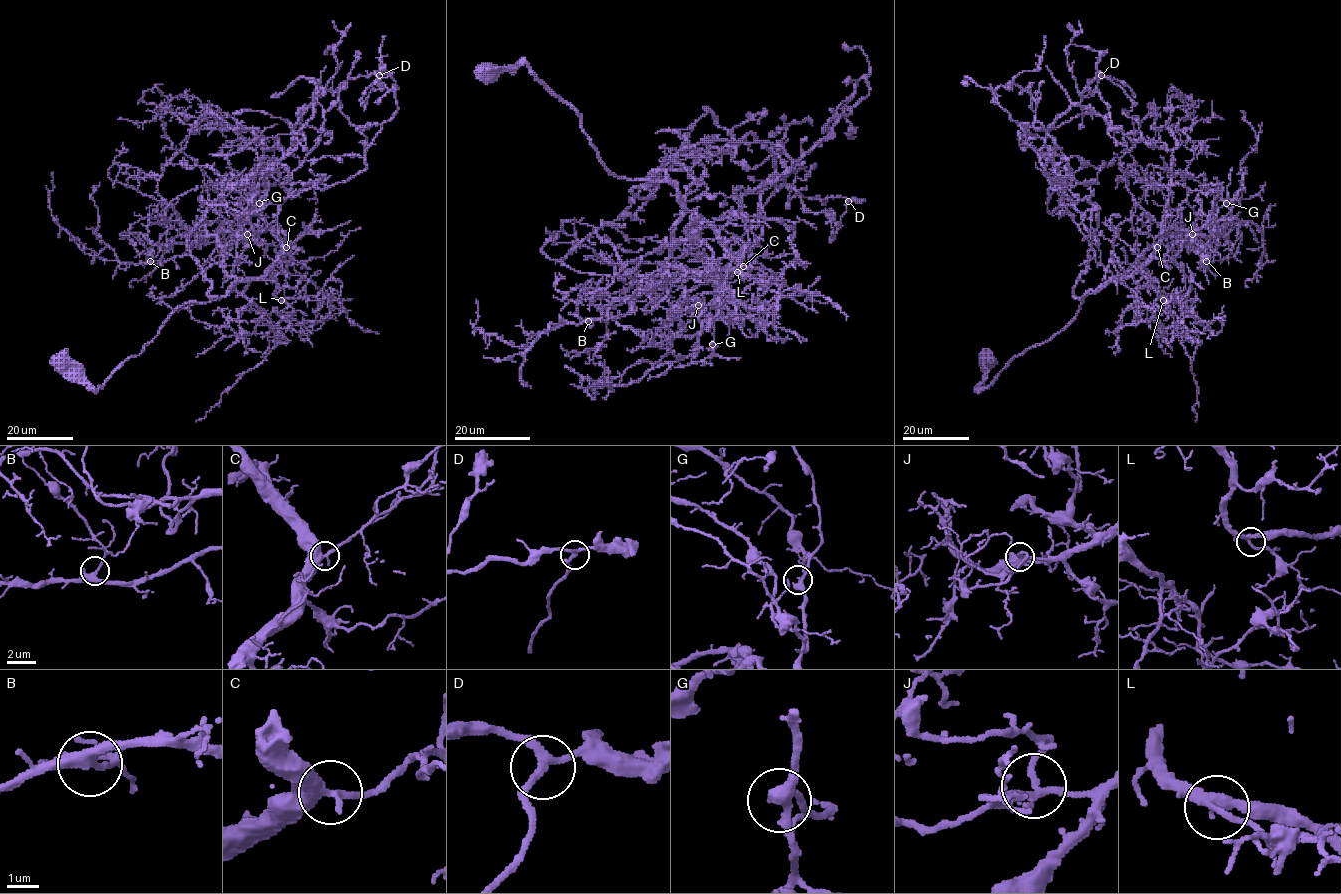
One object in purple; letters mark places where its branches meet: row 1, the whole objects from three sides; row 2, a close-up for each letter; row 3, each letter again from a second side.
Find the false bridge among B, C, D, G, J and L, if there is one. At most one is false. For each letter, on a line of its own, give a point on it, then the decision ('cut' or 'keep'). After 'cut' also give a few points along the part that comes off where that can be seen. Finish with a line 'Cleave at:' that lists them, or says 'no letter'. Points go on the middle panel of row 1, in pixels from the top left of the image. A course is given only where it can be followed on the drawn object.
B: at (588, 321); keep
C: at (743, 266); keep
D: at (848, 201); keep
G: at (712, 344); keep
J: at (698, 305); keep
L: at (737, 272); keep
Cleave at: no letter

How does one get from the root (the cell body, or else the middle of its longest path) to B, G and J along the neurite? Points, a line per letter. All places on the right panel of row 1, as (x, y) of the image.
B: (988, 364), (979, 390), (1015, 356), (1060, 332), (1088, 293), (1123, 275), (1164, 235), (1191, 247), (1206, 261)
G: (988, 364), (979, 390), (1015, 356), (1060, 332), (1088, 293), (1132, 275), (1167, 229), (1202, 228), (1226, 203)
J: (988, 364), (979, 390), (1015, 356), (1060, 332), (1088, 293), (1132, 275), (1167, 229), (1192, 234)

